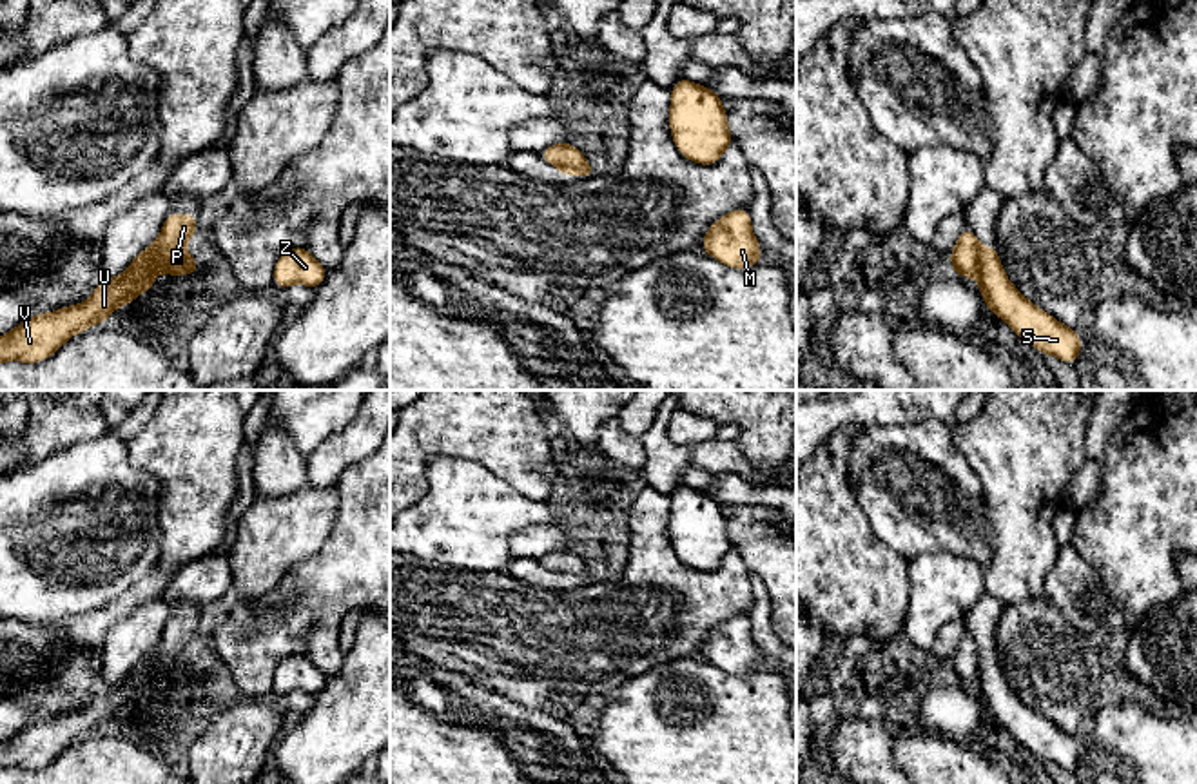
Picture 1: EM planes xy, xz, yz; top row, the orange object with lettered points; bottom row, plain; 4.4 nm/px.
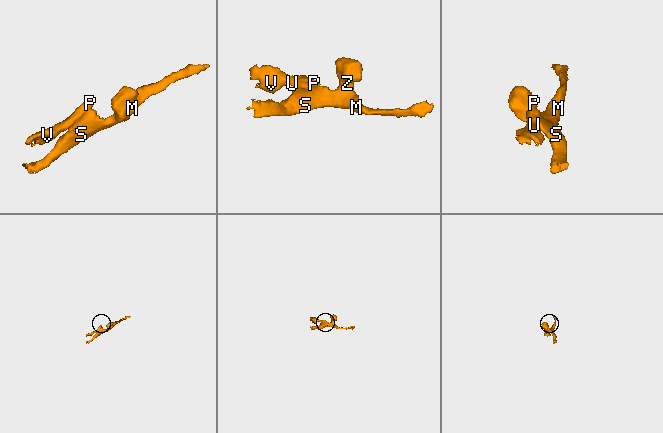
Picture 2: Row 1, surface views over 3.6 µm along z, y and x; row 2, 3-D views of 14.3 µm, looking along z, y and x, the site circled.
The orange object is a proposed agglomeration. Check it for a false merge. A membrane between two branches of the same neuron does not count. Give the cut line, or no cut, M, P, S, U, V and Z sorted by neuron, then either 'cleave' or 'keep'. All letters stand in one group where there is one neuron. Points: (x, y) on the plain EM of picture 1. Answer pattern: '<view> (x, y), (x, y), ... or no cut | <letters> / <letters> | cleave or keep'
yz (976, 650), (978, 683) | M S Z / P U V | cleave

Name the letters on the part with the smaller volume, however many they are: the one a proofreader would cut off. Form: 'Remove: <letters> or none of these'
Remove: P, U, V

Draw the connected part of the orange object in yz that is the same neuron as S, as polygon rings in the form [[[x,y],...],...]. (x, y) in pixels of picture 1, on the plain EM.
[[[978,650],[978,693],[987,717],[996,719],[1021,746],[1036,757],[1074,771],[1081,759],[1077,737],[1028,708],[1007,684],[998,655]]]

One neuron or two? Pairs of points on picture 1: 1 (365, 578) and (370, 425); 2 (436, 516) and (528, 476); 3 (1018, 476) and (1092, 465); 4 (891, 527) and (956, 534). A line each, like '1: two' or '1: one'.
1: two
2: two
3: two
4: one

